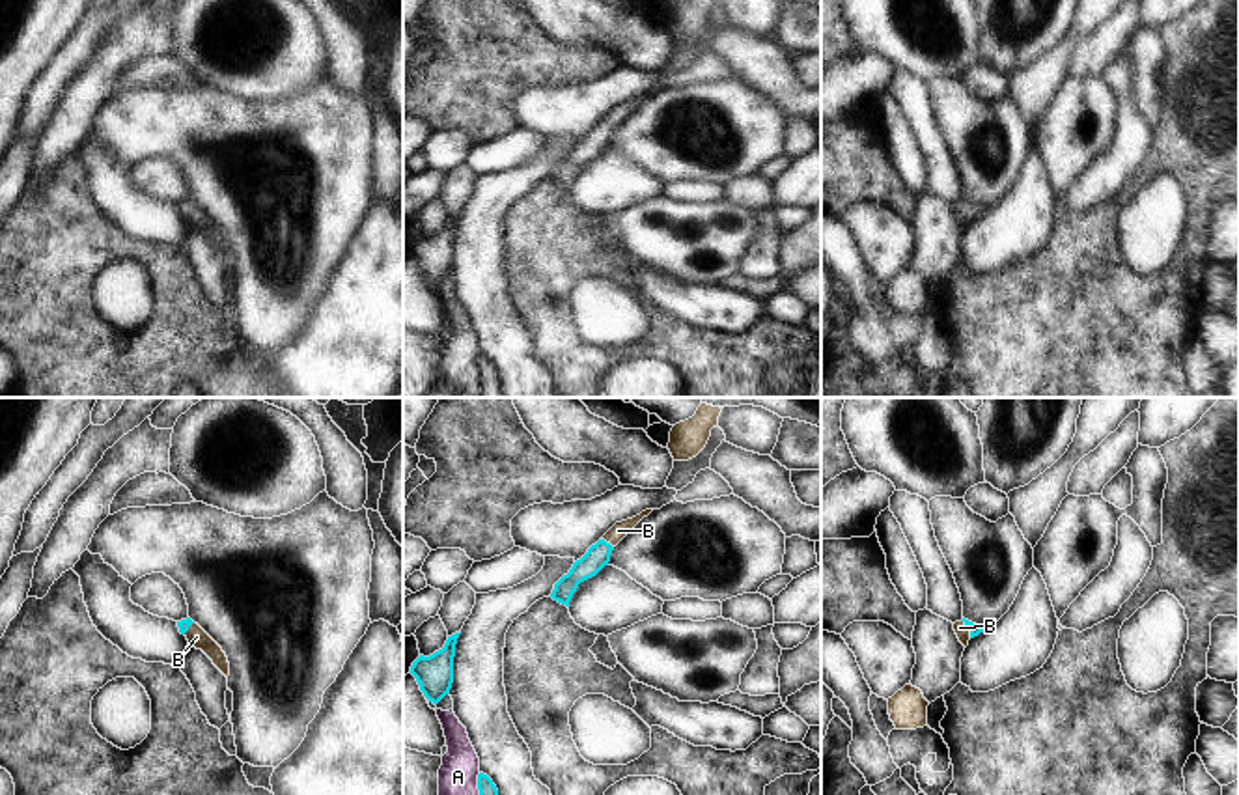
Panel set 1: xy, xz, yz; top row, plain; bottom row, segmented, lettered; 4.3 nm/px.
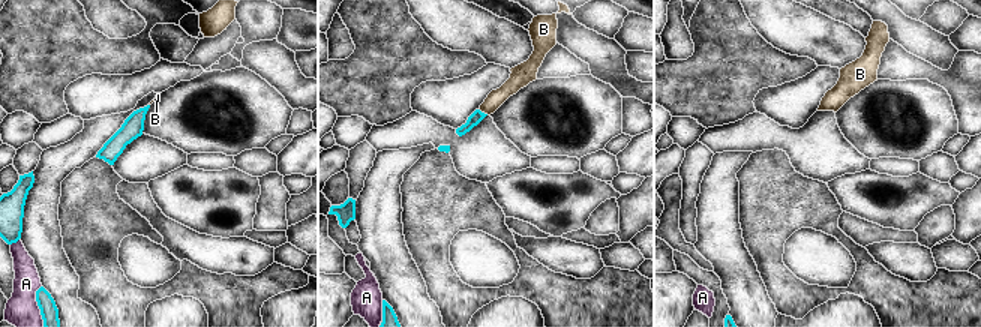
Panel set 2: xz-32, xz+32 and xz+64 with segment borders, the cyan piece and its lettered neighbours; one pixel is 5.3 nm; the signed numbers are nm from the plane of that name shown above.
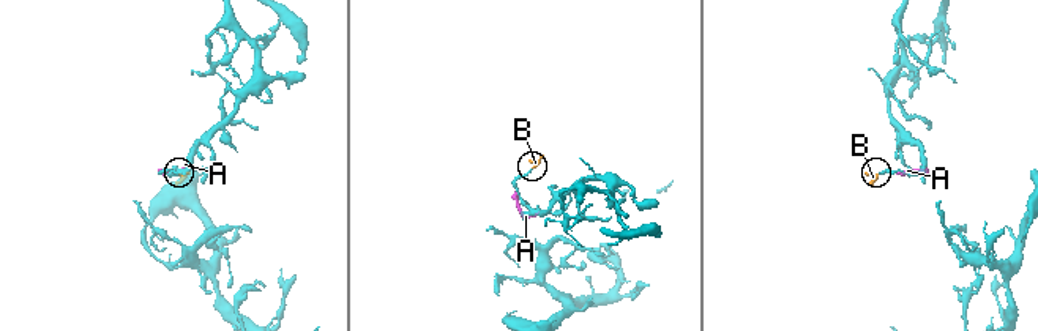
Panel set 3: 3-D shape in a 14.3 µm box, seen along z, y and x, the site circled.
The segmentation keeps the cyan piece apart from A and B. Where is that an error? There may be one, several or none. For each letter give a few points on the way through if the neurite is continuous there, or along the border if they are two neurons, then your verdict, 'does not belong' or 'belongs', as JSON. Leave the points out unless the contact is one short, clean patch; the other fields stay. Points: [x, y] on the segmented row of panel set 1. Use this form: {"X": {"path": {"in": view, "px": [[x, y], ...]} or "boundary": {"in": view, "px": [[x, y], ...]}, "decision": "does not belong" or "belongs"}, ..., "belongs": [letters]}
{"A": {"boundary": {"in": "xz", "px": [[480, 773], [478, 794]]}, "decision": "does not belong"}, "B": {"path": {"in": "xz", "px": [[598, 557], [609, 543], [618, 530]]}, "decision": "belongs"}, "belongs": ["B"]}

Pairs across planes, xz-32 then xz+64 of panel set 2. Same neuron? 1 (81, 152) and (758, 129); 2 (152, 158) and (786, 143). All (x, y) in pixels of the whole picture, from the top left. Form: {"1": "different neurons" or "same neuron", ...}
{"1": "different neurons", "2": "same neuron"}

